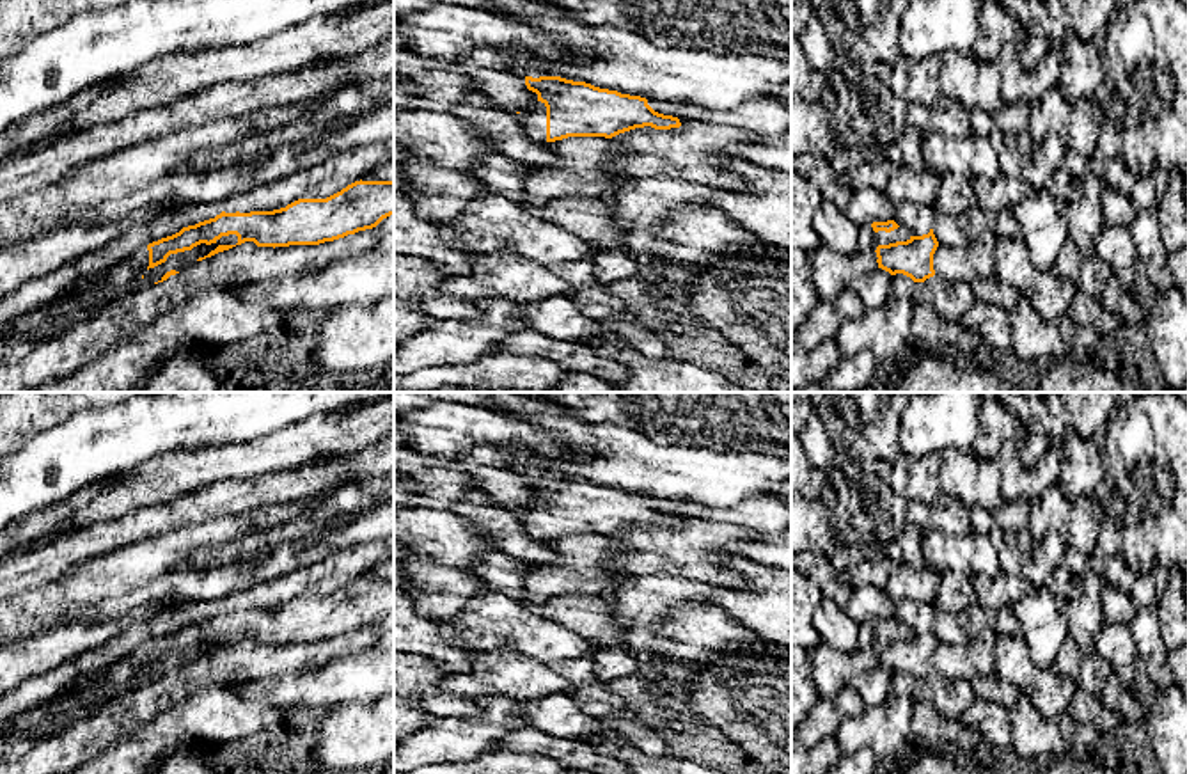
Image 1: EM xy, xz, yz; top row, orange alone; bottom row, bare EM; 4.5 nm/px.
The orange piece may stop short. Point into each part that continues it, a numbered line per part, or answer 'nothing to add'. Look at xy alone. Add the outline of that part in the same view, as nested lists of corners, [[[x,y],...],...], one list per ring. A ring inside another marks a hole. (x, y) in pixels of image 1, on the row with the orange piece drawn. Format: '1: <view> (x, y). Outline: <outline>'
1: xy (125, 279). Outline: [[[147,245],[137,249],[126,261],[108,268],[103,273],[94,277],[87,277],[75,286],[71,286],[59,300],[43,305],[39,309],[48,309],[60,302],[62,298],[69,298],[73,295],[94,295],[112,291],[117,296],[133,296],[135,293],[145,289],[142,275],[149,266],[149,250]]]

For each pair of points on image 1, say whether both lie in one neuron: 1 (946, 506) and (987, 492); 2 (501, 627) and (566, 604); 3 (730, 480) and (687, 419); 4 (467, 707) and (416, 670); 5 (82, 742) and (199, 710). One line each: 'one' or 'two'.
1: two
2: two
3: two
4: one
5: two

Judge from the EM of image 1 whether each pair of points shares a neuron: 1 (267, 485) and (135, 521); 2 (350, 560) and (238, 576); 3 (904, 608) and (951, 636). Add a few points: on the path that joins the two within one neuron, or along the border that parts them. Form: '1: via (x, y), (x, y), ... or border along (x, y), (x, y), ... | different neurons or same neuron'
1: via (235, 496), (167, 517) | same neuron
2: border along (304, 563), (282, 576), (258, 583) | different neurons
3: via (916, 615), (930, 616), (939, 623) | same neuron

